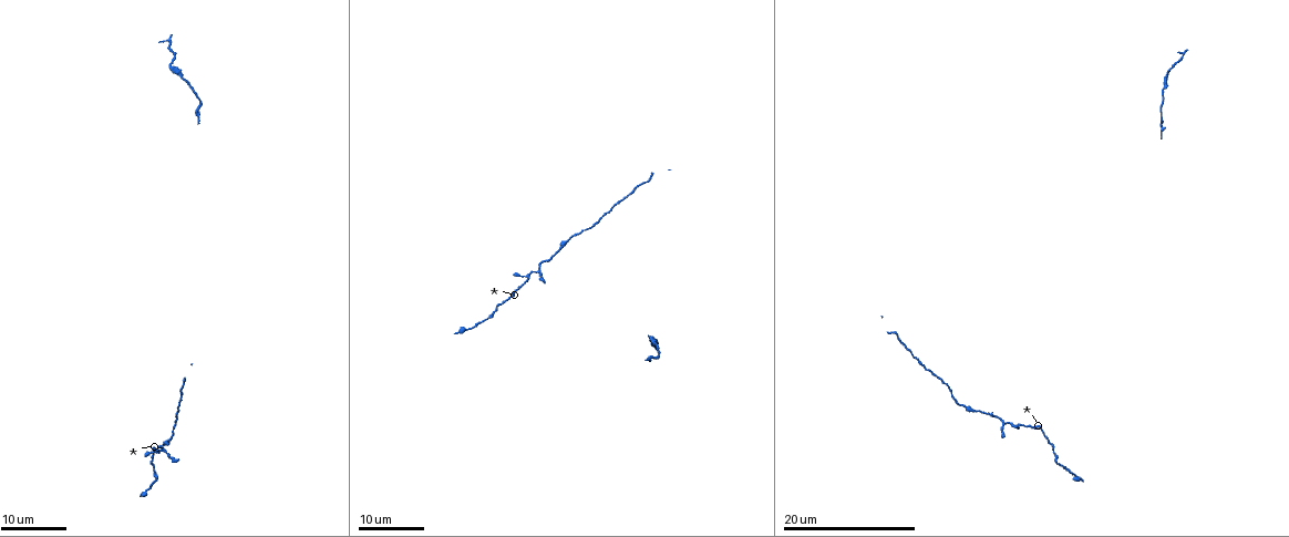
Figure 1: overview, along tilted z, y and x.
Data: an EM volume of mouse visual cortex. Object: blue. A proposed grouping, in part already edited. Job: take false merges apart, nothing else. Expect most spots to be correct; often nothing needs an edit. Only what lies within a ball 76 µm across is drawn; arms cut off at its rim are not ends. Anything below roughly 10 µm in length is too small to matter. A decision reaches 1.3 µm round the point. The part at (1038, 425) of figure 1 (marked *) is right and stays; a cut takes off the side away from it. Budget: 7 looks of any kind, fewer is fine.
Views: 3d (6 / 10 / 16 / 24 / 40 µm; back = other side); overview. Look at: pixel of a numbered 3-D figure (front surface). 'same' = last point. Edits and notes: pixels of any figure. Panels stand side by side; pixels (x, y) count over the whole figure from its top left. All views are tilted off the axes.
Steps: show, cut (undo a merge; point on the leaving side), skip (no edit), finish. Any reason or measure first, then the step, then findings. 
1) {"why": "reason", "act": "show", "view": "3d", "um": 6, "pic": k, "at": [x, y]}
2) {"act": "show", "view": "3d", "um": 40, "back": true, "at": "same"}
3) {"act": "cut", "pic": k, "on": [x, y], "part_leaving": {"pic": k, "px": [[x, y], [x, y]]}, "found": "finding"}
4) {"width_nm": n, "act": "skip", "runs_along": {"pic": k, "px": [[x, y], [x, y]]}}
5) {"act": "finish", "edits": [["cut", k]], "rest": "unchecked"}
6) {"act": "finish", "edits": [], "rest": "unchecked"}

{"why": "two arms in line, one across", "act": "show", "view": "3d", "um": 24, "pic": 1, "at": [162, 452]}

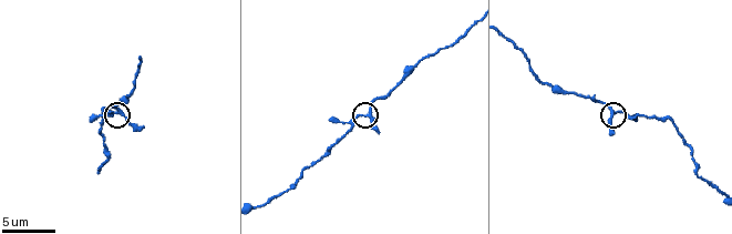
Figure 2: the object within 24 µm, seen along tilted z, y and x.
{"act": "show", "view": "3d", "um": 10, "pic": 2, "at": [116, 113]}

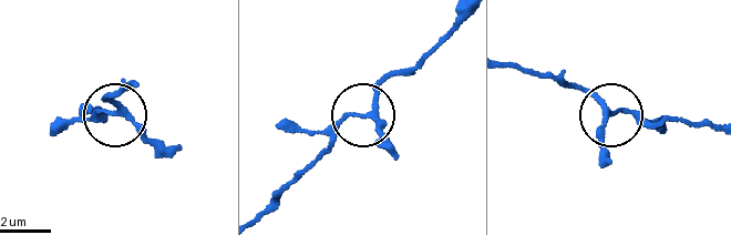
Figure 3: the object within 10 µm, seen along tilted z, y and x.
{"width_nm": 160, "act": "skip", "found": "continuous, no second neuron"}

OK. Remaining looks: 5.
{"why": "thick turns thin", "act": "show", "view": "3d", "um": 24, "pic": 1, "at": [197, 106]}

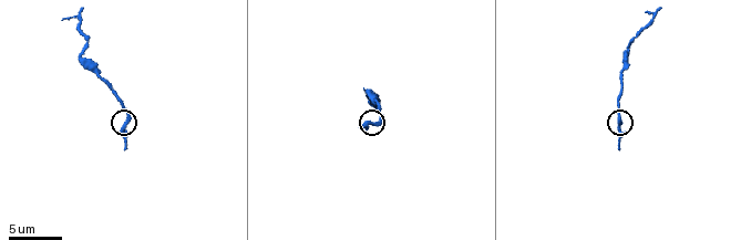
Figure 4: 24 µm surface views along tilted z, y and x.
{"why": "closer look", "act": "show", "view": "3d", "um": 10, "pic": 4, "at": [618, 121]}

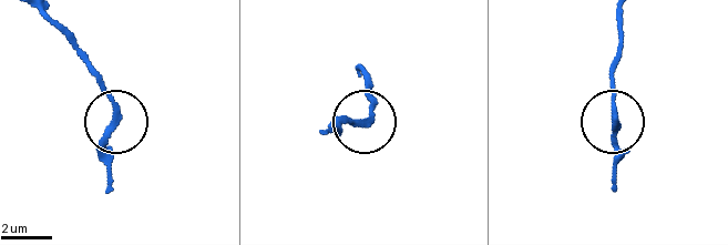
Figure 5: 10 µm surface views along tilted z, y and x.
{"width_nm": 210, "act": "skip", "found": "continuous, no second neuron"}

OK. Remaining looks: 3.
{"why": "calibre changes", "act": "show", "view": "3d", "um": 6, "pic": 2, "at": [402, 77]}

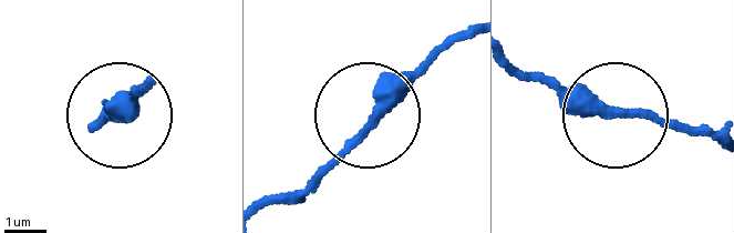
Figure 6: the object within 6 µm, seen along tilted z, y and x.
{"width_nm": 220, "act": "skip", "found": "all the same neuron"}

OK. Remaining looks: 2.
{"act": "finish", "edits": [], "rest": "unchecked"}

